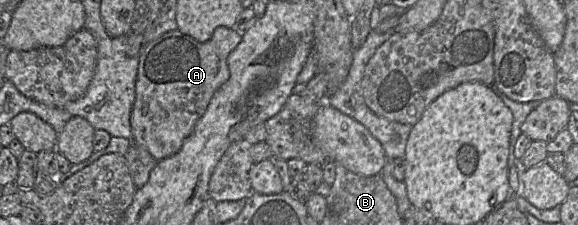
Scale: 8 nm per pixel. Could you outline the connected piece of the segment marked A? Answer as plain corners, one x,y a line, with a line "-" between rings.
219,26
214,30
210,40
204,43
196,41
178,29
148,43
139,57
135,101
130,116
132,142
148,150
157,161
176,154
204,115
214,93
229,79
227,58
241,42
242,37
233,28

